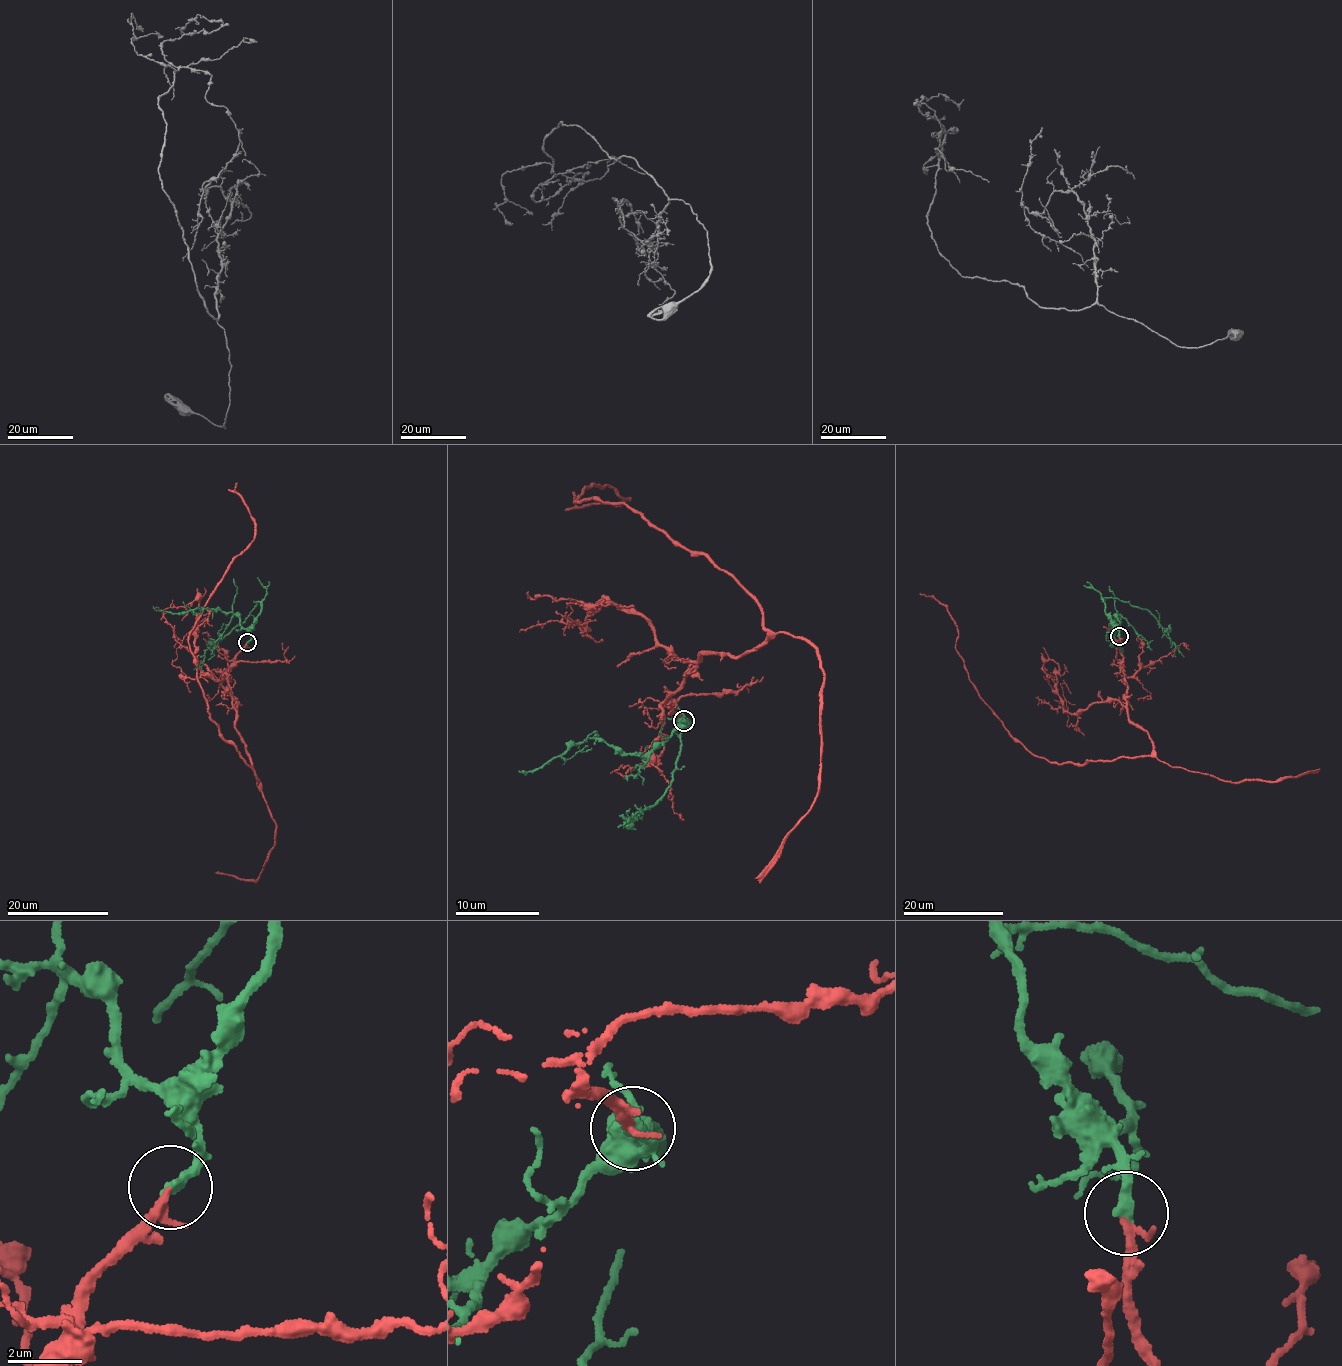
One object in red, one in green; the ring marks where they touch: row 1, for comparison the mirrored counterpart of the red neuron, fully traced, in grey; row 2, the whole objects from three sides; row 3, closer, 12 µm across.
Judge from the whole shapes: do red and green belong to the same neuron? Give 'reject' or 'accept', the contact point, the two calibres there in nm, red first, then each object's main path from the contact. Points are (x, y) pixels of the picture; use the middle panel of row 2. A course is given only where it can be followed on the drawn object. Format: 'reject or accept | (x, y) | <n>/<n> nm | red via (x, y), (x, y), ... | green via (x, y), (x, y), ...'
accept | (683, 721) | 180/280 nm | red via (683, 720), (670, 691), (765, 640), (761, 604), (575, 492) | green via (683, 721), (687, 722), (686, 726), (682, 722), (689, 721), (681, 737), (673, 781), (663, 798), (617, 828)

